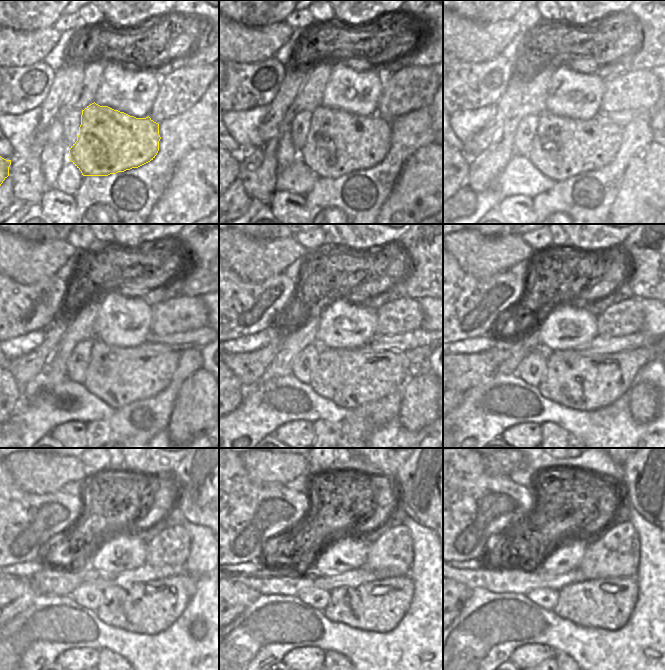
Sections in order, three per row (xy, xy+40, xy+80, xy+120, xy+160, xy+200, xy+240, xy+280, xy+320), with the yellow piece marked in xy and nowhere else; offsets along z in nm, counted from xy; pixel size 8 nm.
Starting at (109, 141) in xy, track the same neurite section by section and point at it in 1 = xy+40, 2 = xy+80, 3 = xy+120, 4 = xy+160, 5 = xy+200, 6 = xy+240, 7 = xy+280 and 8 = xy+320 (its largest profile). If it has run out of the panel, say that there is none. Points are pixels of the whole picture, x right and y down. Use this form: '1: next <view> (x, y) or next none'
1: next xy+40 (338, 143)
2: next xy+80 (561, 148)
3: next xy+120 (118, 376)
4: next xy+160 (351, 378)
5: next xy+200 (587, 383)
6: next xy+240 (151, 607)
7: next xy+280 (378, 606)
8: next xy+320 (607, 603)

